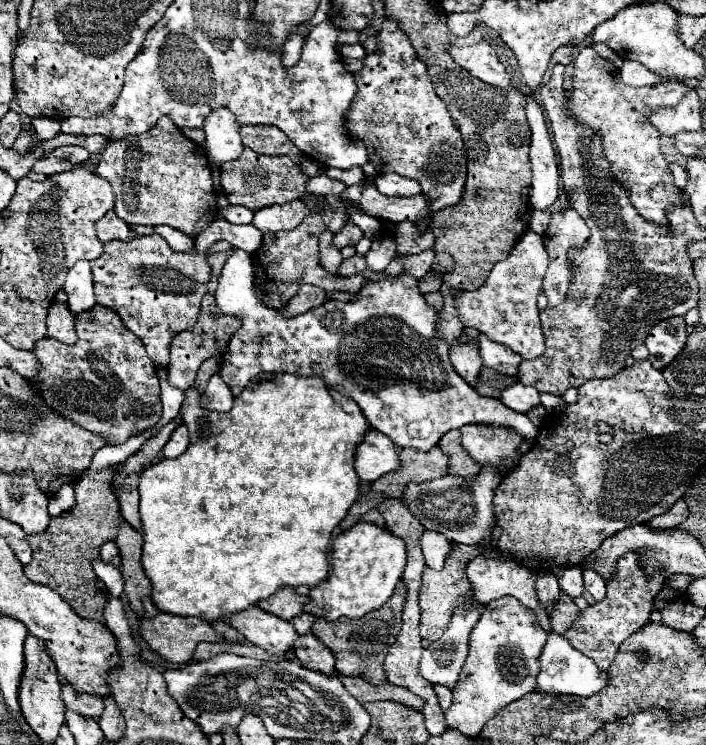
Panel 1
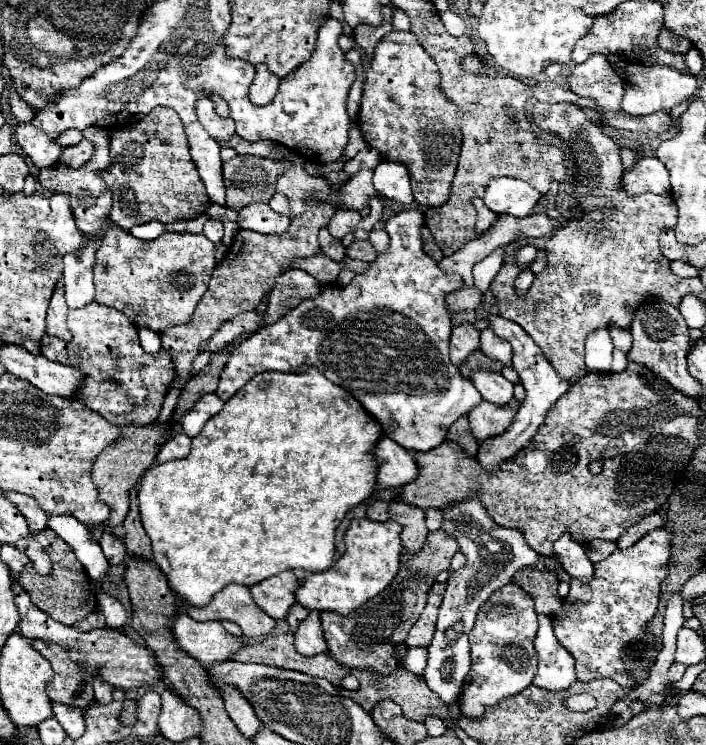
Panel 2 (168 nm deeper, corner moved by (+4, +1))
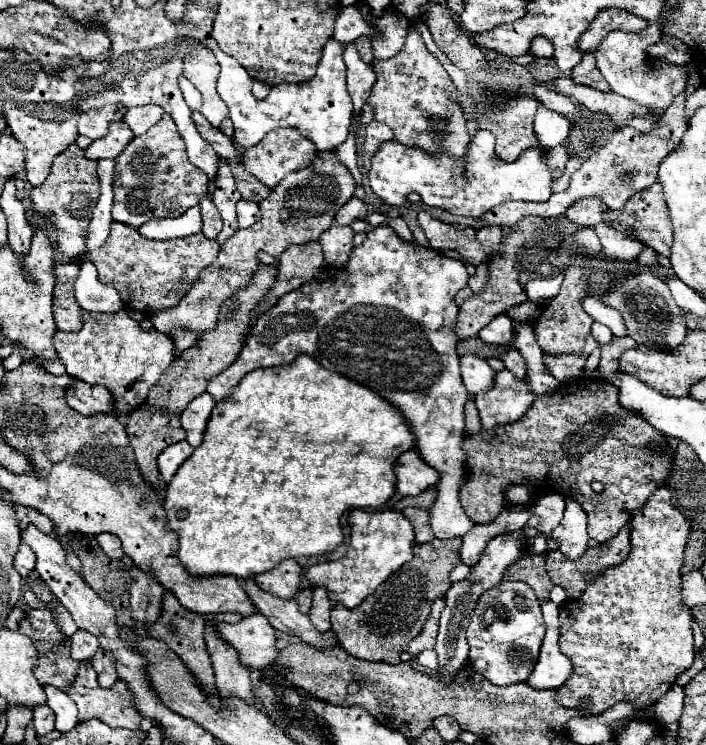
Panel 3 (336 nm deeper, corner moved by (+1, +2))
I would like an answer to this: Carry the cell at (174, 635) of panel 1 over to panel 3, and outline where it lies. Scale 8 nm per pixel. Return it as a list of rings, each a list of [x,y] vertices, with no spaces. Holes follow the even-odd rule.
[[[253,613],[249,617],[243,617],[239,623],[219,623],[217,631],[227,637],[227,643],[233,645],[239,651],[239,657],[243,665],[265,669],[271,665],[277,655],[277,631],[269,625],[267,617],[261,613]]]

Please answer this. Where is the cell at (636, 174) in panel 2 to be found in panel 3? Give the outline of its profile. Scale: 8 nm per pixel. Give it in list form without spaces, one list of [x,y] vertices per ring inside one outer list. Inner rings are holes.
[[[589,197],[589,199],[581,199],[579,203],[575,203],[573,207],[567,209],[565,217],[581,227],[595,227],[597,223],[601,223],[603,213],[605,213],[607,205],[601,203],[601,199]]]

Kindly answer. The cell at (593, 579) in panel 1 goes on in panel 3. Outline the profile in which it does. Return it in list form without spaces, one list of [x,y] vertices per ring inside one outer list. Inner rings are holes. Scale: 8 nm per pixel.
[[[565,499],[563,521],[555,527],[551,537],[559,541],[559,551],[563,551],[569,559],[577,559],[587,551],[587,515],[577,501]]]

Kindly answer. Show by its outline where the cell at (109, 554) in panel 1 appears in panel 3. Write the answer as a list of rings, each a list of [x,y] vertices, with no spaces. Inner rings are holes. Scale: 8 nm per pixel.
[[[99,533],[95,539],[97,539],[99,547],[101,547],[111,559],[121,559],[121,557],[123,557],[121,541],[119,541],[113,533]]]

